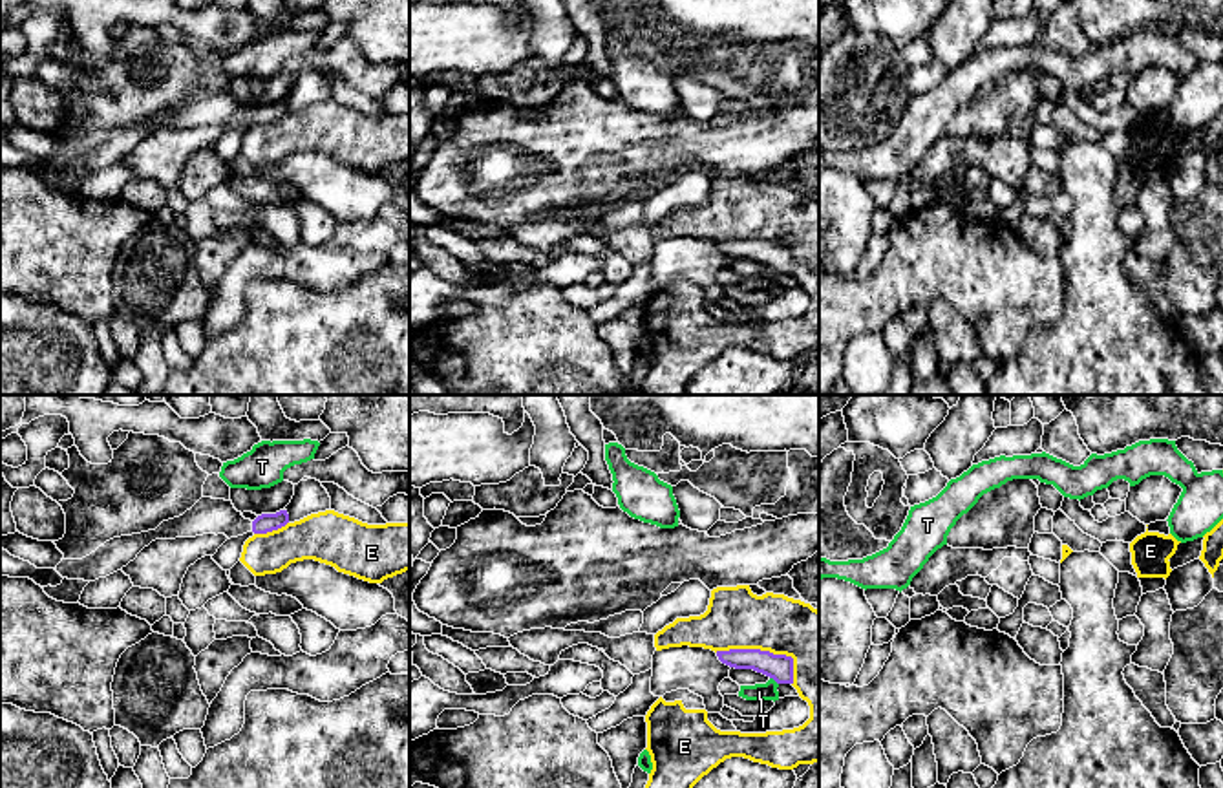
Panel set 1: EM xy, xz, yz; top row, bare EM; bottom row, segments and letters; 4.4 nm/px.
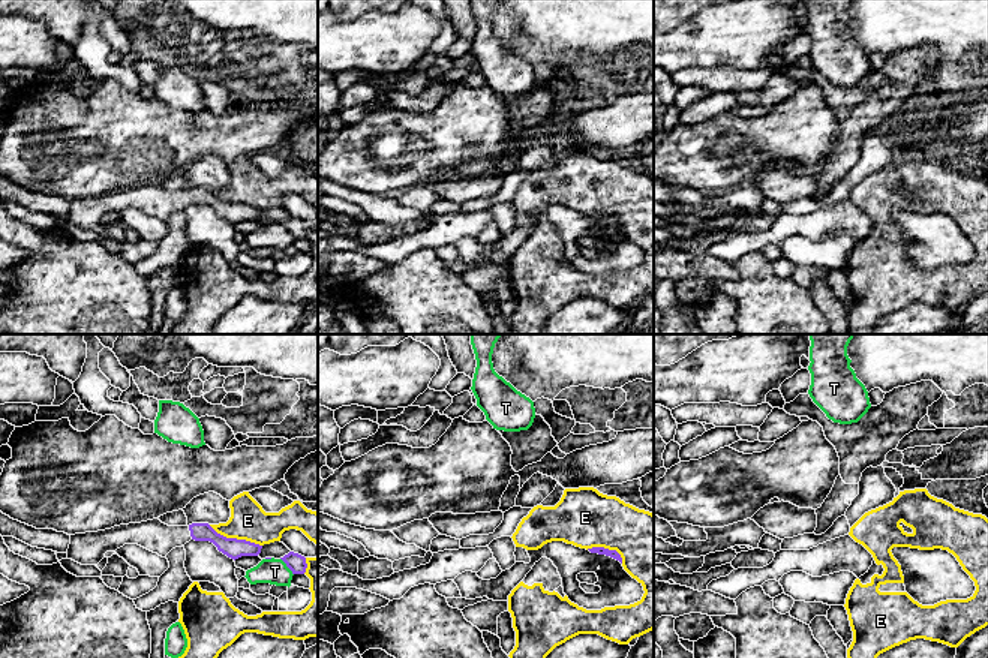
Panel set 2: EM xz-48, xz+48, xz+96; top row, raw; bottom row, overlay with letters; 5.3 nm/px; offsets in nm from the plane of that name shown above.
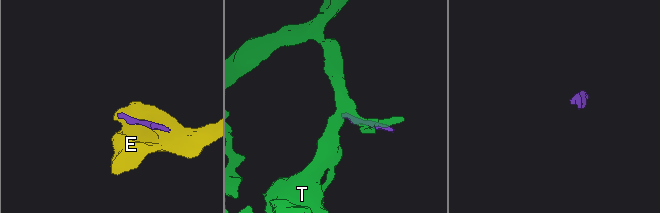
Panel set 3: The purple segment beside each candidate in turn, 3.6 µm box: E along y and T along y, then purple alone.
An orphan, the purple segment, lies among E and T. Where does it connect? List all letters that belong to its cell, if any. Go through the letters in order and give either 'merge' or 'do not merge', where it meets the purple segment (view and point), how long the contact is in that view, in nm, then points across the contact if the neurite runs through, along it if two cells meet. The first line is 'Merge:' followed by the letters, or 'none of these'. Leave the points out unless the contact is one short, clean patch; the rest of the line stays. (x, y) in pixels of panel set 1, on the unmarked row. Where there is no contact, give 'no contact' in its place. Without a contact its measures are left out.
Merge: none of these
E: do not merge; meets purple in xz at (766, 242); contact 380 nm long
T: do not merge; meets purple in xz at (774, 269); contact 50 nm long; border along xz (770, 267), (777, 275)

